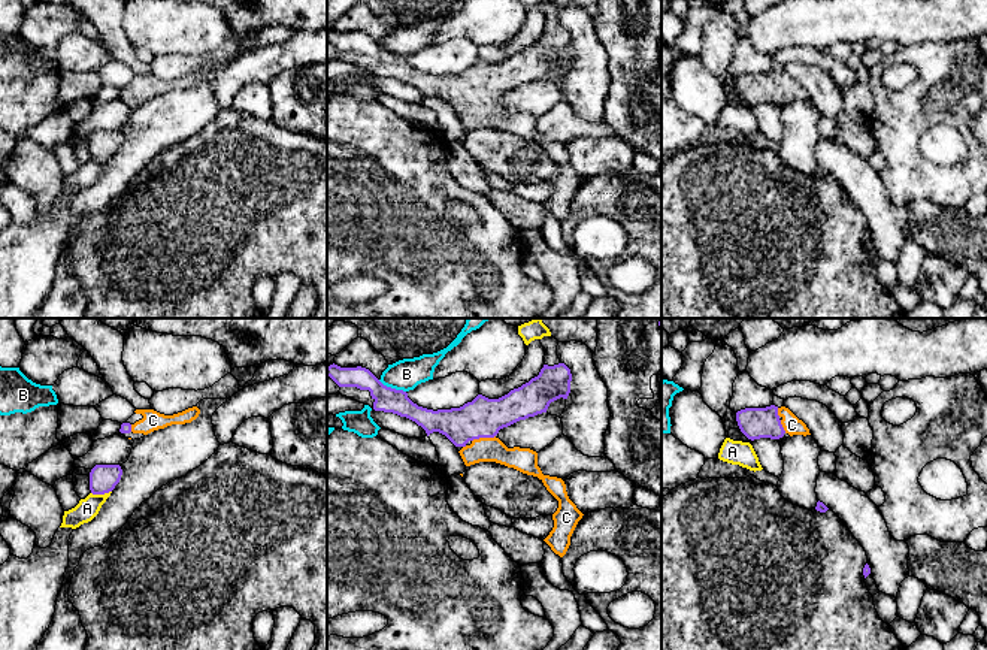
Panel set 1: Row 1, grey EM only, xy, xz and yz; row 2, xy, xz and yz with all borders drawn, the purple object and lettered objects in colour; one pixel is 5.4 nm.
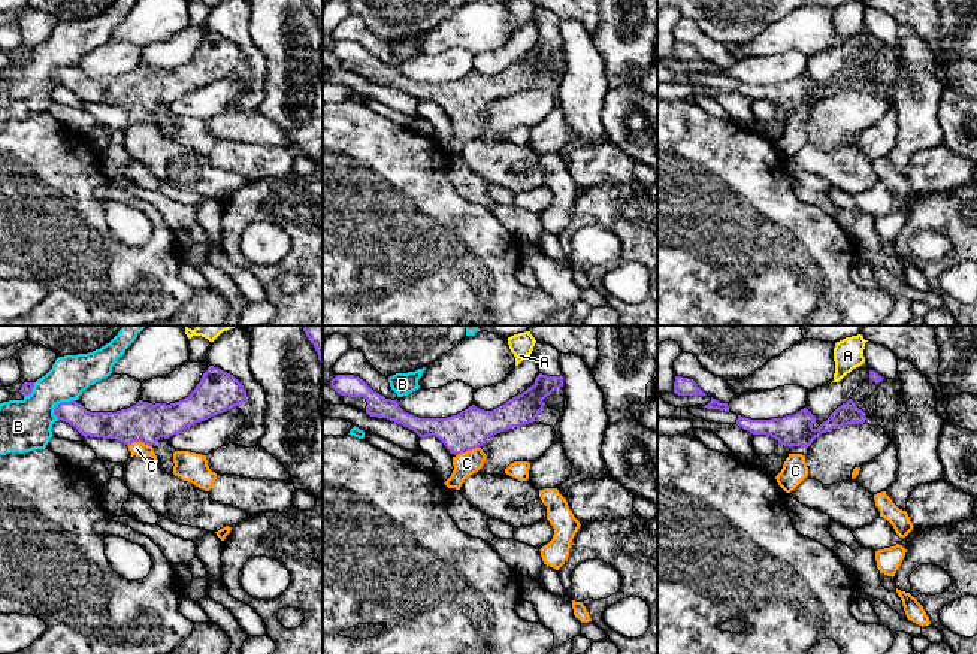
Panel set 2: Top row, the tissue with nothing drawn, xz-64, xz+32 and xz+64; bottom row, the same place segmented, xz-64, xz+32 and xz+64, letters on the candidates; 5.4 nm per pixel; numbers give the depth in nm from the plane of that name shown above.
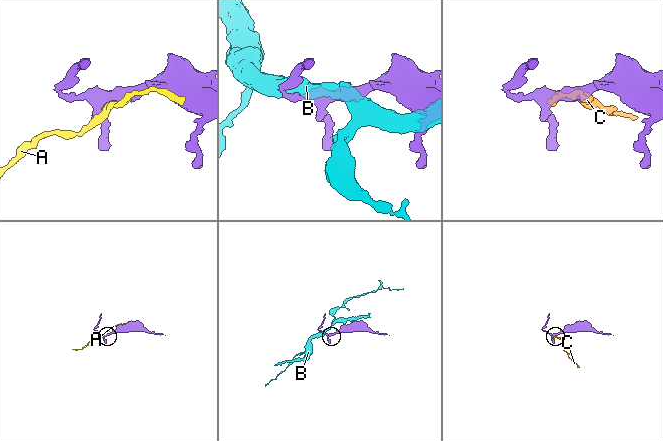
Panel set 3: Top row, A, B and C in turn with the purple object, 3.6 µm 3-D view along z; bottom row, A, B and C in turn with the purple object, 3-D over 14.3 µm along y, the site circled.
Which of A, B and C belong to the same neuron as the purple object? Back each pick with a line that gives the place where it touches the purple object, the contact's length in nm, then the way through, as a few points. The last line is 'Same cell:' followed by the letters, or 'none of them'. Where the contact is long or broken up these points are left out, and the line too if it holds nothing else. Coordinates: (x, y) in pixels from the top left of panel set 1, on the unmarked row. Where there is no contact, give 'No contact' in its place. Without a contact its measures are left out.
A: Touches purple at xy (100, 159). Shared border 110 nm
C: Touches purple at xz (483, 102). Shared border 130 nm. Path across: xz (483, 82), (483, 102), (484, 114)
Same cell: A, C

